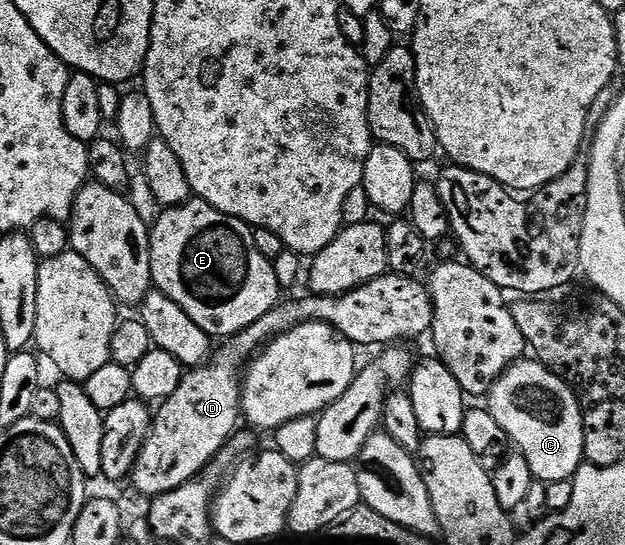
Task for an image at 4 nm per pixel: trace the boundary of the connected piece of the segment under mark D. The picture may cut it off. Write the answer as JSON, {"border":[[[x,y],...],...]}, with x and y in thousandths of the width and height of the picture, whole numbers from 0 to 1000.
{"border":[[[622,501],[608,506],[602,516],[589,516],[589,523],[576,523],[576,530],[563,530],[557,538],[549,541],[506,541],[501,538],[490,538],[485,549],[464,549],[459,552],[446,554],[443,563],[437,563],[429,574],[422,574],[422,582],[416,582],[416,589],[410,589],[403,596],[397,596],[390,602],[381,615],[370,615],[360,624],[362,629],[355,639],[344,642],[338,650],[336,657],[323,668],[322,673],[306,673],[296,683],[288,699],[288,706],[282,706],[282,721],[275,721],[275,728],[269,728],[259,741],[251,749],[250,760],[245,763],[240,793],[237,802],[230,809],[230,817],[224,824],[224,839],[214,848],[214,862],[211,866],[211,881],[214,879],[214,894],[222,901],[224,906],[234,908],[232,912],[245,912],[248,908],[261,908],[269,905],[275,897],[288,897],[288,890],[296,886],[307,886],[331,857],[341,851],[342,844],[347,842],[349,833],[355,829],[355,822],[368,811],[370,798],[376,796],[382,789],[384,771],[389,767],[387,760],[387,708],[384,705],[384,683],[398,668],[400,661],[406,657],[410,646],[421,633],[432,628],[443,615],[451,615],[456,607],[466,607],[474,604],[483,593],[522,593],[531,604],[538,604],[546,611],[546,615],[554,620],[558,629],[571,633],[574,639],[579,637],[598,637],[603,629],[611,629],[610,633],[637,633],[645,626],[643,622],[669,622],[677,613],[678,617],[686,609],[691,589],[694,587],[694,561],[691,560],[691,549],[688,545],[686,525],[680,517],[667,519],[670,514],[667,510],[658,508],[654,505],[626,505]]]}

